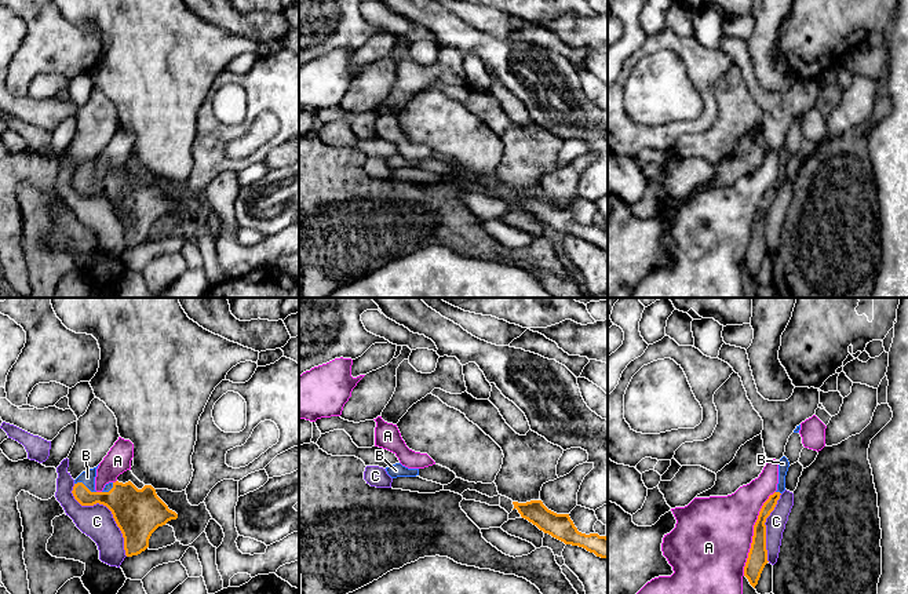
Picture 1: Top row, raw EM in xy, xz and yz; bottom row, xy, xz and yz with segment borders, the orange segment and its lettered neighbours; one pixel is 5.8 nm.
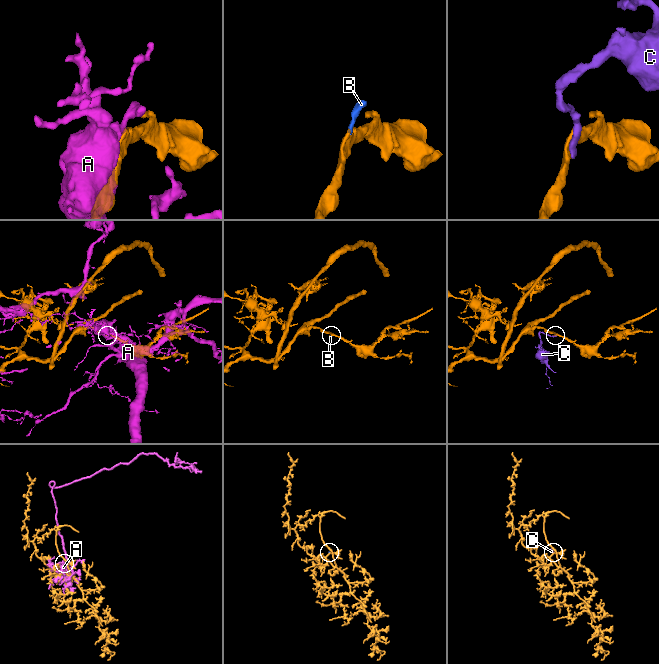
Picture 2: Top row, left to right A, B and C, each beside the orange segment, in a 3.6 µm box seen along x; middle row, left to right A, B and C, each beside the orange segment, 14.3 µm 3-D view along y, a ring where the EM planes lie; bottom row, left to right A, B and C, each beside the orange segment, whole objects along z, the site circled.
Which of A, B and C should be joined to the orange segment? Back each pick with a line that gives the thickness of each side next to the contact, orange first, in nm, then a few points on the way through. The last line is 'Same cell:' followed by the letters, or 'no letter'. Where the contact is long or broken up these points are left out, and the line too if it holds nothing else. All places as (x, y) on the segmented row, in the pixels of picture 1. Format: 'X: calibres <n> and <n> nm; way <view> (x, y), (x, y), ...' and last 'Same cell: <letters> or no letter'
B: calibres 200 and 80 nm; way xy (124, 500), (95, 496), (84, 485), (87, 477)
Same cell: B

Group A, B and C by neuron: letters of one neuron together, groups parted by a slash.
A / B / C

